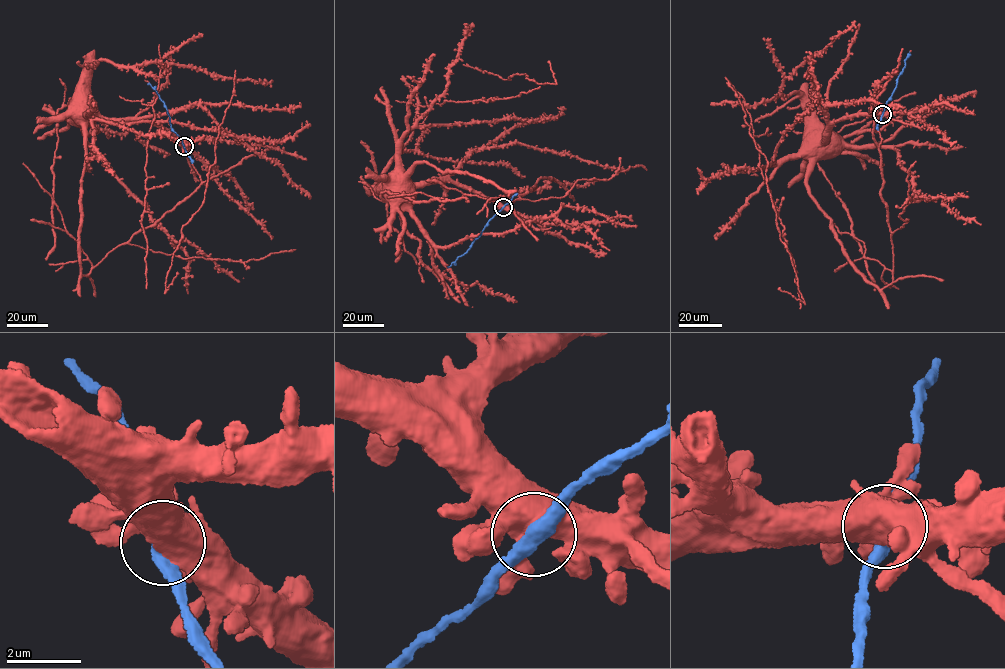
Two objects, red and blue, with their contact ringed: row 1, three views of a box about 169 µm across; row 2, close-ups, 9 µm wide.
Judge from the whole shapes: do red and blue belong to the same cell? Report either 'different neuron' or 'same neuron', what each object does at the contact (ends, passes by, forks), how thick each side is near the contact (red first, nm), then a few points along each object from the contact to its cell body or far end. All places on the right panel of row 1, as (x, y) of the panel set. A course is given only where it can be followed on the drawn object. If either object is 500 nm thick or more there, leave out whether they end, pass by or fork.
same neuron | 600/400 nm | red via (882, 113), (855, 116), (836, 122), (823, 140), (813, 119), (813, 111), (800, 95) | blue via (882, 114), (908, 54)

